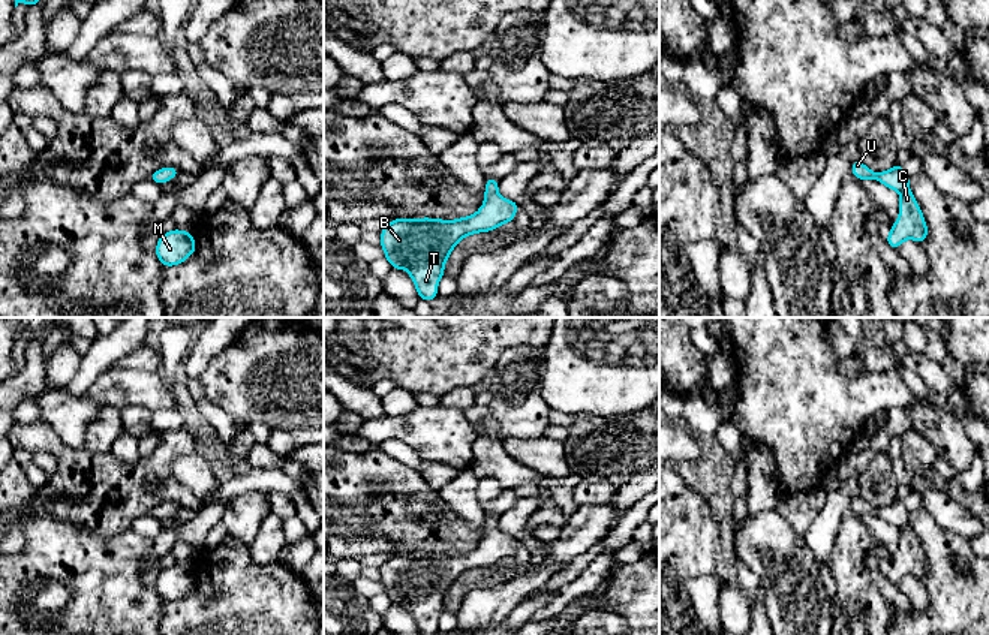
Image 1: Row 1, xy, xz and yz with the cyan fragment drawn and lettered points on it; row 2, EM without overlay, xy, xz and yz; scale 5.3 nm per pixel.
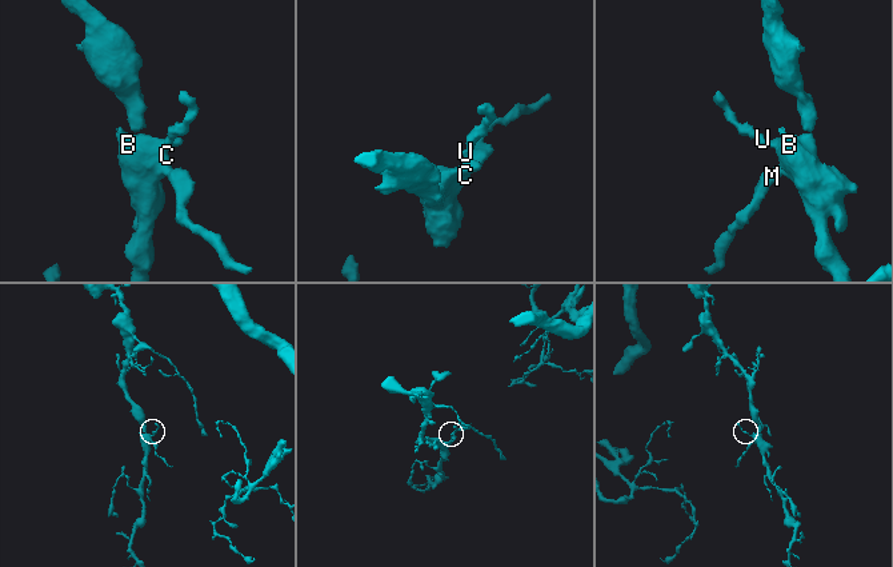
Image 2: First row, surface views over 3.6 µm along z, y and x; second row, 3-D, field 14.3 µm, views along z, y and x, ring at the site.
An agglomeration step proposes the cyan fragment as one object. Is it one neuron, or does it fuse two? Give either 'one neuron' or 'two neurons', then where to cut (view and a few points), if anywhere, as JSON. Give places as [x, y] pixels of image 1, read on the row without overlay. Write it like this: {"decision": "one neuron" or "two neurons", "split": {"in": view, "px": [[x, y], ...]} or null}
{"decision": "one neuron", "split": null}

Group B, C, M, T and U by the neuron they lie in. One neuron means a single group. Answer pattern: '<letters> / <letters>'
B C M T U

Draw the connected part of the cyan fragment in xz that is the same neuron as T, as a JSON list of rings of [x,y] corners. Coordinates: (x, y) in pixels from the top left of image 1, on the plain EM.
[[[486,514],[481,544],[457,556],[394,554],[381,569],[381,583],[391,604],[406,605],[420,635],[435,635],[450,589],[457,578],[478,568],[490,568],[514,557],[520,541],[497,529],[499,517]]]

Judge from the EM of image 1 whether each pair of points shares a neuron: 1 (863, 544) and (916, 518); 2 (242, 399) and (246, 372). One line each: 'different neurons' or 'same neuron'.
1: different neurons
2: same neuron

